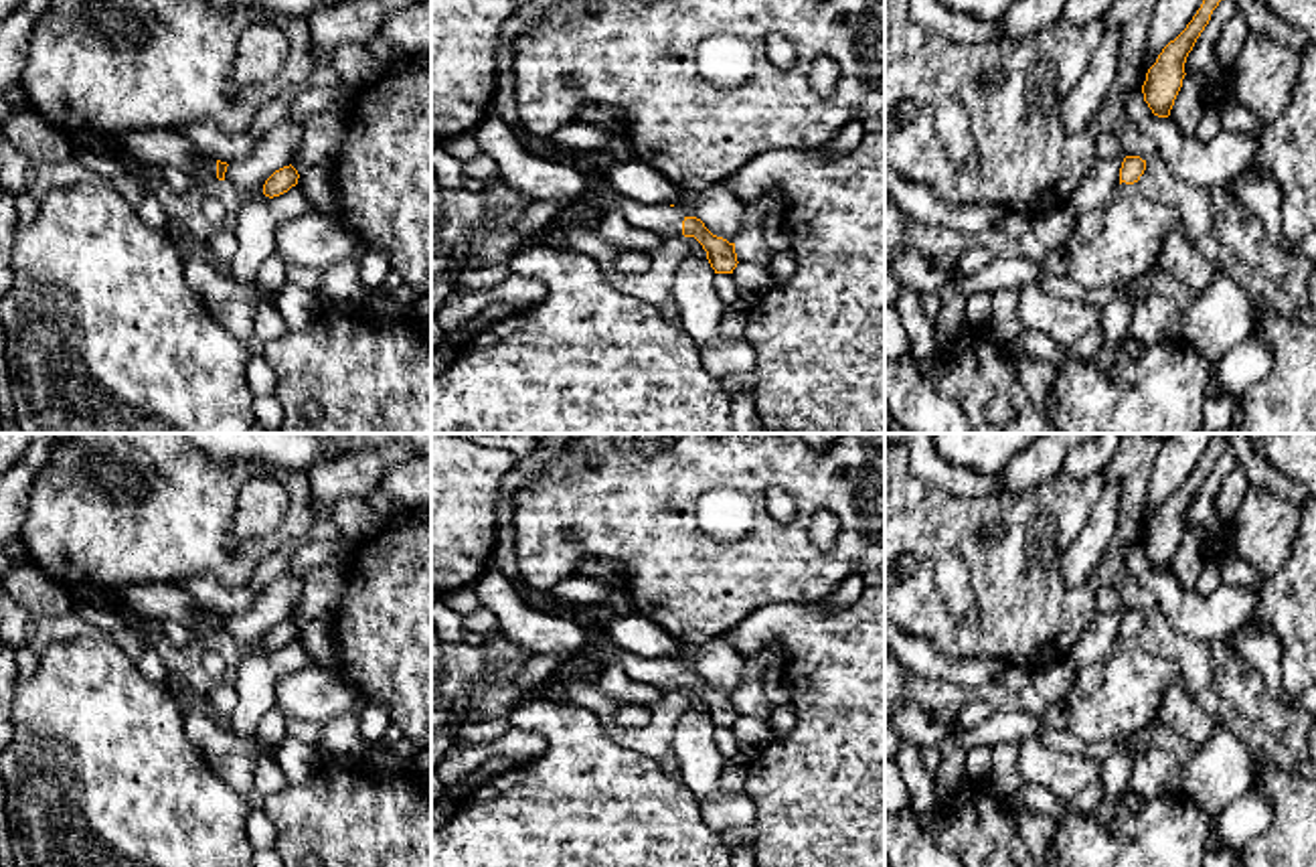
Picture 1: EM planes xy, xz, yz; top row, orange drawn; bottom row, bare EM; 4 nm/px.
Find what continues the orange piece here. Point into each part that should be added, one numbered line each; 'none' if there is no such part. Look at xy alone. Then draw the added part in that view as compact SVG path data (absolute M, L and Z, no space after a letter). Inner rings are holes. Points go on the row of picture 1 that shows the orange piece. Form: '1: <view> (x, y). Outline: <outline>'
1: xy (152, 148). Outline: M136 130L115 138L83 136L71 138L71 144L99 156L132 154L148 170L174 164L184 170L196 186L219 180L217 158L200 152L176 130Z

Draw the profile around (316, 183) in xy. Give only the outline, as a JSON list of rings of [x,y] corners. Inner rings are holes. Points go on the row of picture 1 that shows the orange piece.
[[[330,164],[308,166],[300,174],[298,184],[310,201],[314,215],[338,219],[338,192]]]

